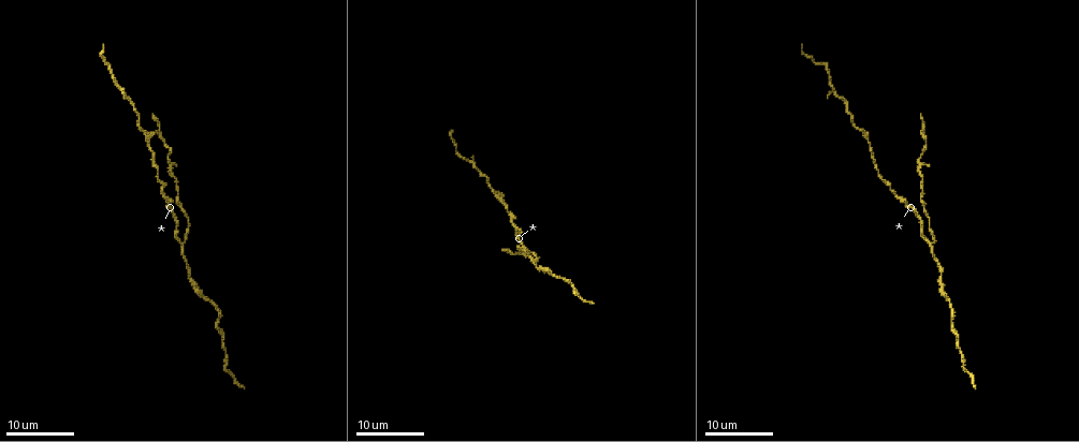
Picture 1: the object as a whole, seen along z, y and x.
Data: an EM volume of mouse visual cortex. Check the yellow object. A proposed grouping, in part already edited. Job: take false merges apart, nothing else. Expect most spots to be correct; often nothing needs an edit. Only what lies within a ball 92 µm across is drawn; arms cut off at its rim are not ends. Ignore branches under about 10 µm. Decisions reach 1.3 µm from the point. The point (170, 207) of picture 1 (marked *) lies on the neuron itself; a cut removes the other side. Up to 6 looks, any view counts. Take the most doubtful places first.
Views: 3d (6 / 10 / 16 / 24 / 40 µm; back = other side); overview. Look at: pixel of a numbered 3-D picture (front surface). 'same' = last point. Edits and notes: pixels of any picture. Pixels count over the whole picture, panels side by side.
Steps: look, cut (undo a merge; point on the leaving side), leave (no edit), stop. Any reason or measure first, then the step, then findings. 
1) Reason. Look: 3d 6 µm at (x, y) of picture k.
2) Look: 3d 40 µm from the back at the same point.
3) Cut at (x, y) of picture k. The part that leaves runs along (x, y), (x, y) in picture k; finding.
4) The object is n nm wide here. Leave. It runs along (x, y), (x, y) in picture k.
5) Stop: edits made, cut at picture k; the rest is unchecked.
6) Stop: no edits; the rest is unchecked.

Branch point. Look: 3d 16 µm at (181, 245) of picture 1.

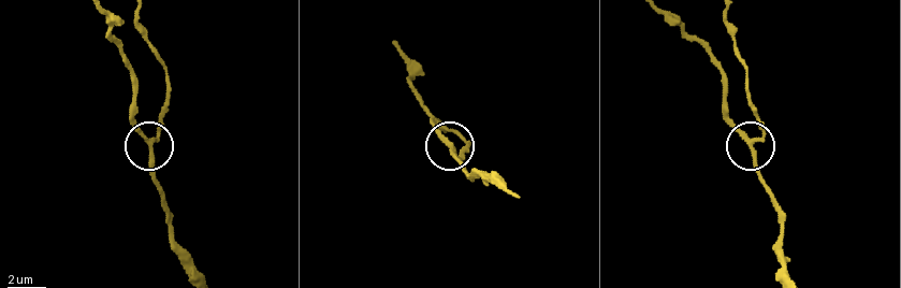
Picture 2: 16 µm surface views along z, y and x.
Closer look. Look: 3d 6 µm at (750, 142) of picture 2.

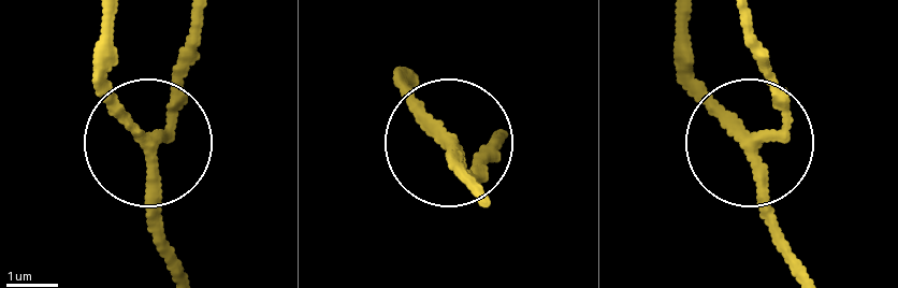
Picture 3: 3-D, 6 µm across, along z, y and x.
The object is 220 nm wide here. Leave. It runs along (106, 20), (111, 98), (149, 137), (191, 51) in picture 3; one neuron here.

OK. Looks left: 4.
Thick turns thin. Look: 3d 24 µm at (921, 163) of picture 1.

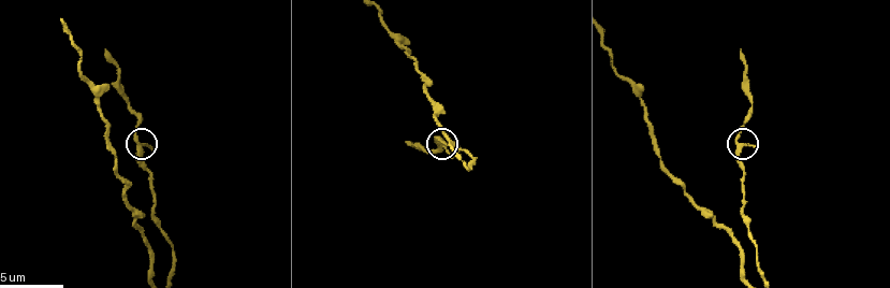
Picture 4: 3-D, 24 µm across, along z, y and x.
Look: 3d 6 µm at (141, 145) of picture 4.

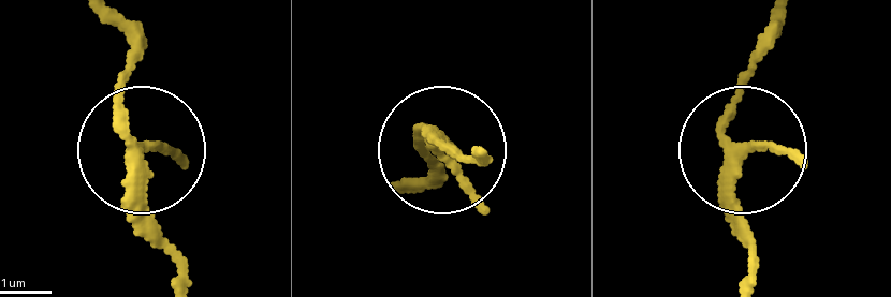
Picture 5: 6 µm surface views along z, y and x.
The object is 220 nm wide here. Leave. It runs along (755, 281), (730, 179), (734, 115), (763, 29) in picture 5; one neuron here.

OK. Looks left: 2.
Calibre changes. Look: 3d 16 µm at (938, 279) of picture 1.

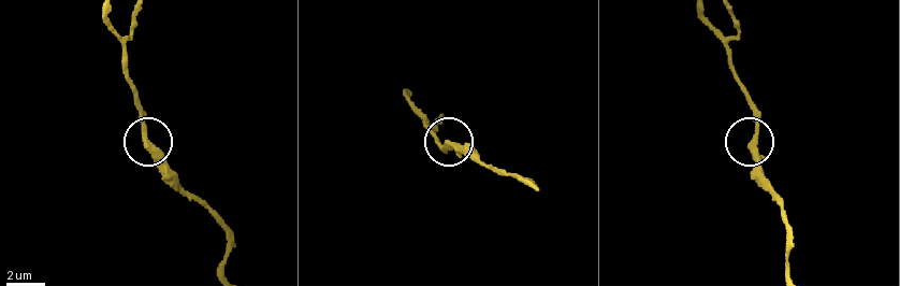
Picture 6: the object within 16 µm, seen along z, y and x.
Look: 3d 10 µm at (450, 145) of picture 6.

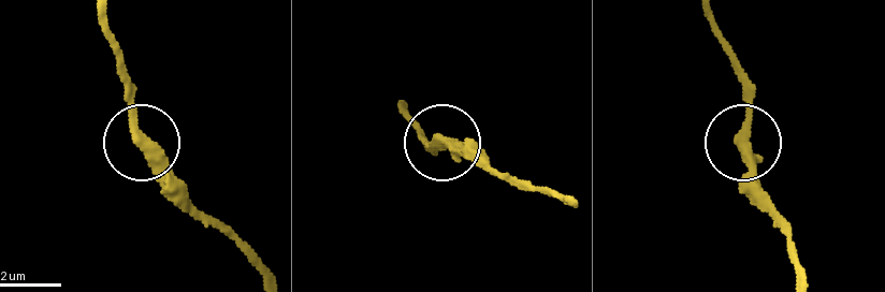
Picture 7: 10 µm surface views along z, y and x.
Leave. It runs along (705, 13), (749, 114), (741, 151), (754, 195) in picture 7; one neuron here.

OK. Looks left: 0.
Stop: no edits; the rest is unchecked.

